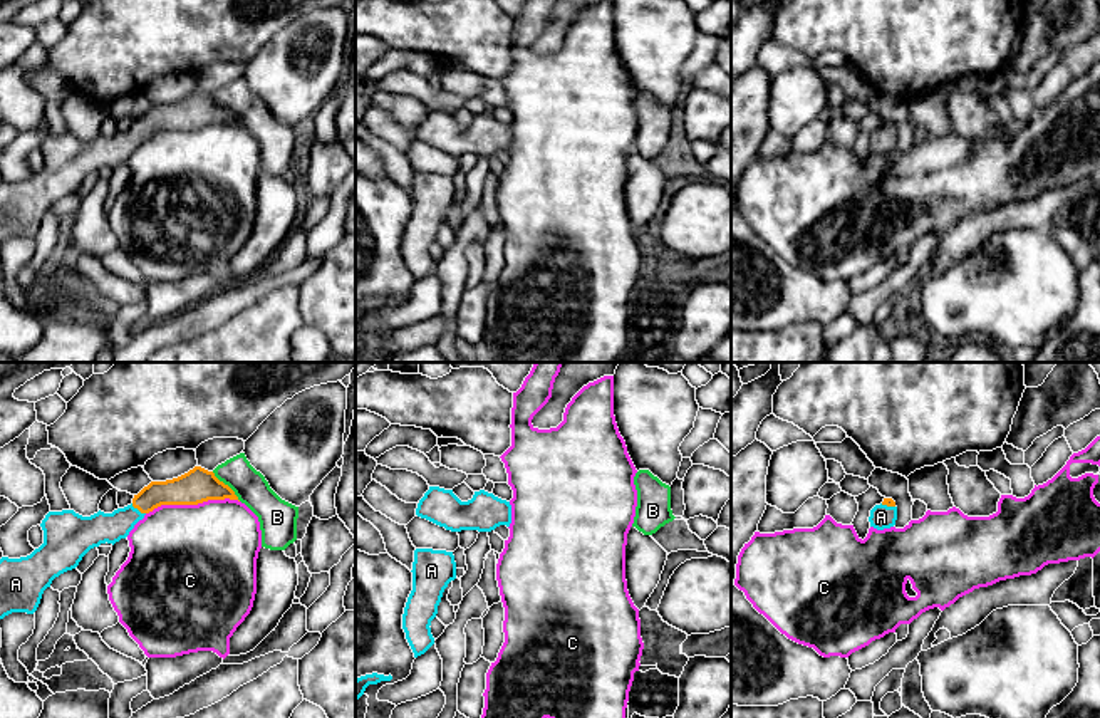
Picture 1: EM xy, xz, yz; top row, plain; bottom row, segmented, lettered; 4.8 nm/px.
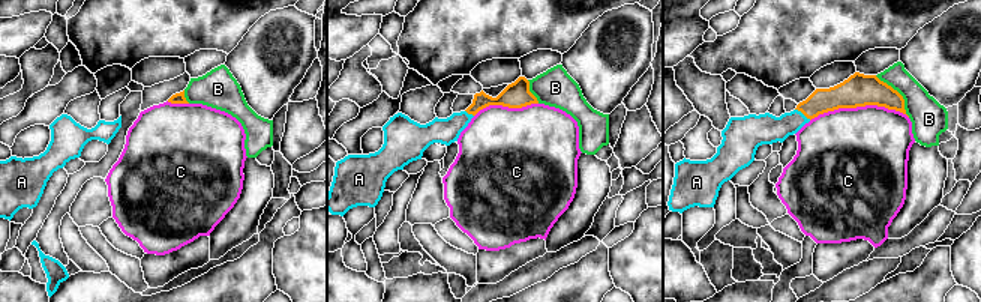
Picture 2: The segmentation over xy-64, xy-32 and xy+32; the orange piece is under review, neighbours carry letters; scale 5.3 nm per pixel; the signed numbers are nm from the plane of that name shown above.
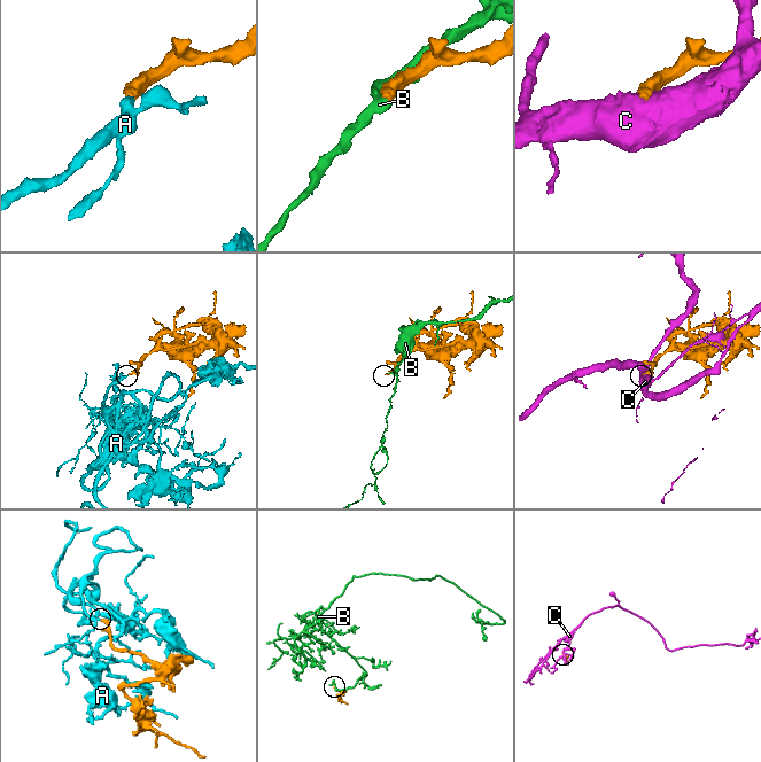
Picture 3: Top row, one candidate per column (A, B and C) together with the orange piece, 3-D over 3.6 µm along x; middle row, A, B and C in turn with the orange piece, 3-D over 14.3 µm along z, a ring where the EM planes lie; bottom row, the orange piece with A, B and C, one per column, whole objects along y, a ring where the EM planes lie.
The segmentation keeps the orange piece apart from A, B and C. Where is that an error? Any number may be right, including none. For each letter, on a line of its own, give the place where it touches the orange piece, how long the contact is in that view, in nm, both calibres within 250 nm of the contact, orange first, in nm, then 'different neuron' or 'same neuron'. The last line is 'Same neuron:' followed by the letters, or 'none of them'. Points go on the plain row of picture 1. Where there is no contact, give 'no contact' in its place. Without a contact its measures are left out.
A: xy (138, 133) | 90 nm | 140/150 nm | same neuron
B: xy (227, 109) | 200 nm | 170/160 nm | different neuron
C: xy (191, 128) | 460 nm | 170/500 nm | different neuron
Same neuron: A

